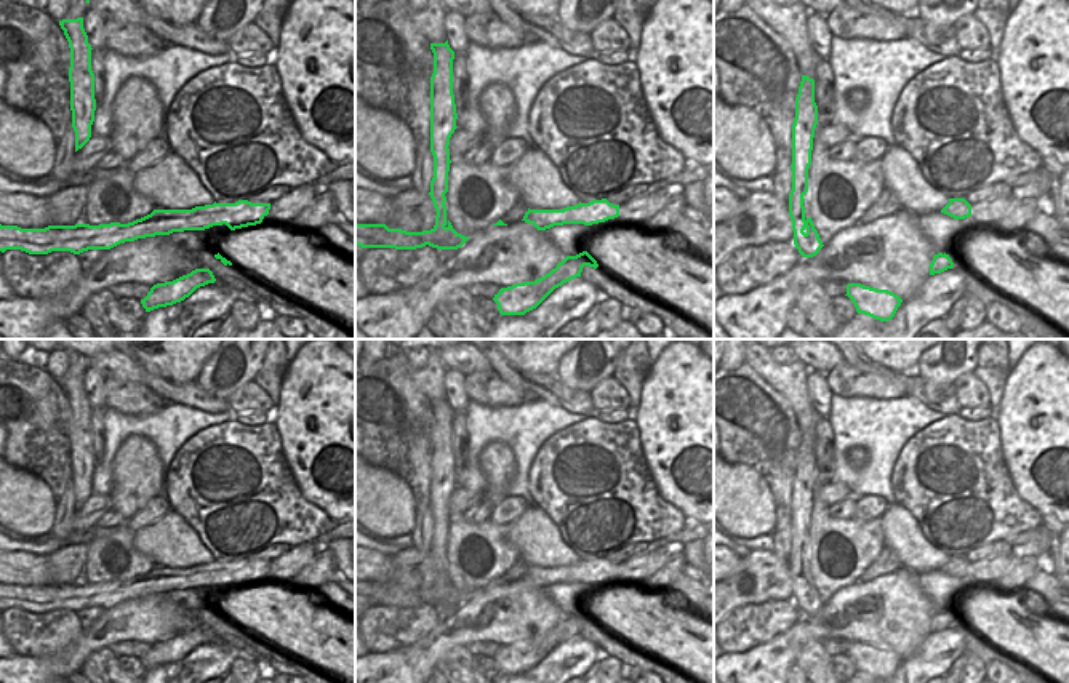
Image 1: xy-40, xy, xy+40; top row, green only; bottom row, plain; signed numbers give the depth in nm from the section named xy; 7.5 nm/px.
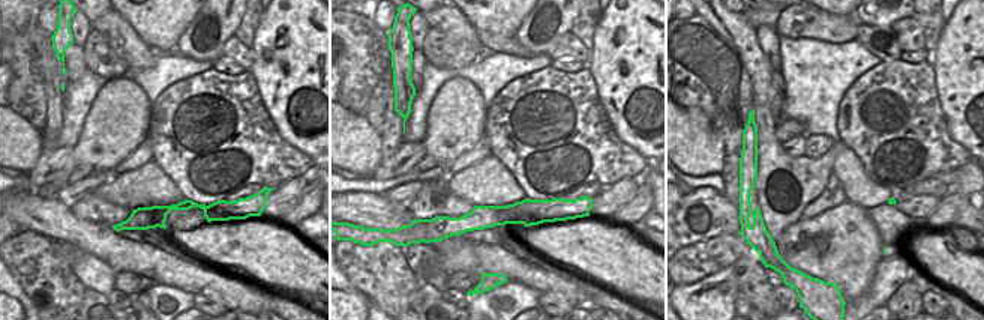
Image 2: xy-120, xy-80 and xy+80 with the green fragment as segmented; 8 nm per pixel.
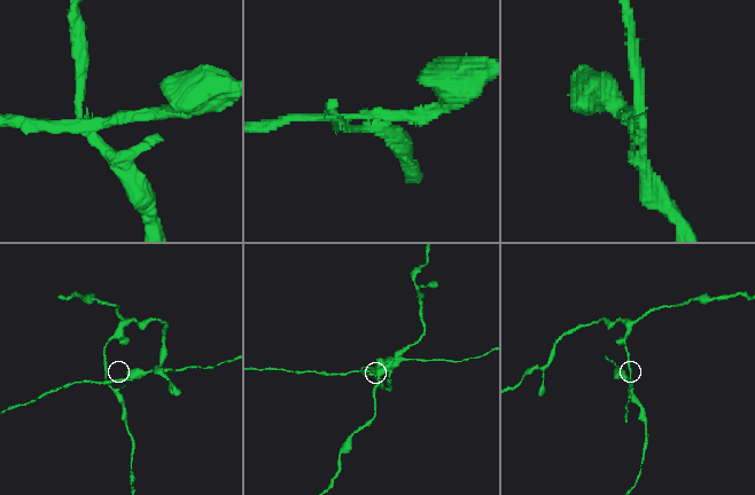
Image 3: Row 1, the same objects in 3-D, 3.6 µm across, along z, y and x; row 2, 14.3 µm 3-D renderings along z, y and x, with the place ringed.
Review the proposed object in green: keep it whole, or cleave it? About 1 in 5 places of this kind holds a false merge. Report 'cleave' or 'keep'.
cleave

